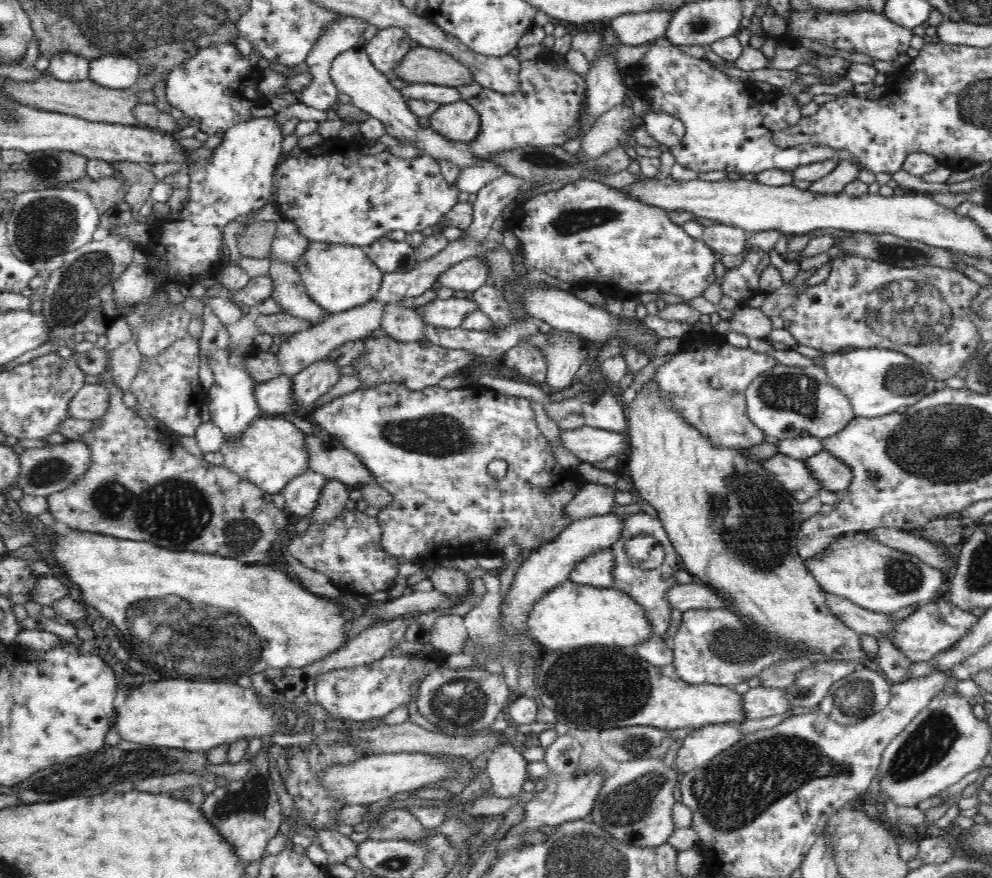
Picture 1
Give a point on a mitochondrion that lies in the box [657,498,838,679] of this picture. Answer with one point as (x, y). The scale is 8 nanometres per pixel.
(736, 644)

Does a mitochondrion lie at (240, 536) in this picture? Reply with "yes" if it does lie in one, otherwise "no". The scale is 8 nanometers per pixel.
yes

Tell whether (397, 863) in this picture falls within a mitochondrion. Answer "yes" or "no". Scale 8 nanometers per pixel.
yes

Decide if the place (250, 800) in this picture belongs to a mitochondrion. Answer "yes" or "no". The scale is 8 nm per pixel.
yes

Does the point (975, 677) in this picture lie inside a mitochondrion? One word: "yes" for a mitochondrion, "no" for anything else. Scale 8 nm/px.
no

